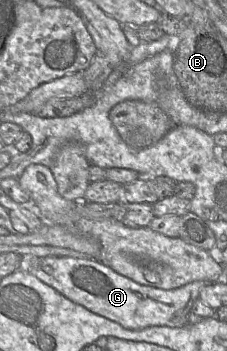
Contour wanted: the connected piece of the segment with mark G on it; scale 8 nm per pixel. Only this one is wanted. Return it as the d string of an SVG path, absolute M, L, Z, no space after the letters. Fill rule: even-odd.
M66 256L39 258L37 268L30 272L71 301L132 330L153 326L187 325L191 308L201 289L207 284L204 281L193 281L179 288L163 290L141 285L100 261Z

